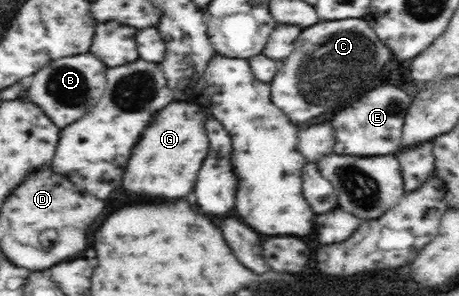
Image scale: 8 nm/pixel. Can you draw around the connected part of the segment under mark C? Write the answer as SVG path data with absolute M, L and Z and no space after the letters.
M345 18L344 21L320 21L314 26L300 32L295 47L290 56L278 65L278 72L270 83L272 102L295 124L302 125L312 122L318 116L338 110L342 104L348 106L357 101L360 92L366 92L381 78L382 66L392 58L390 48L384 45L378 35L369 26L369 23L361 18Z

